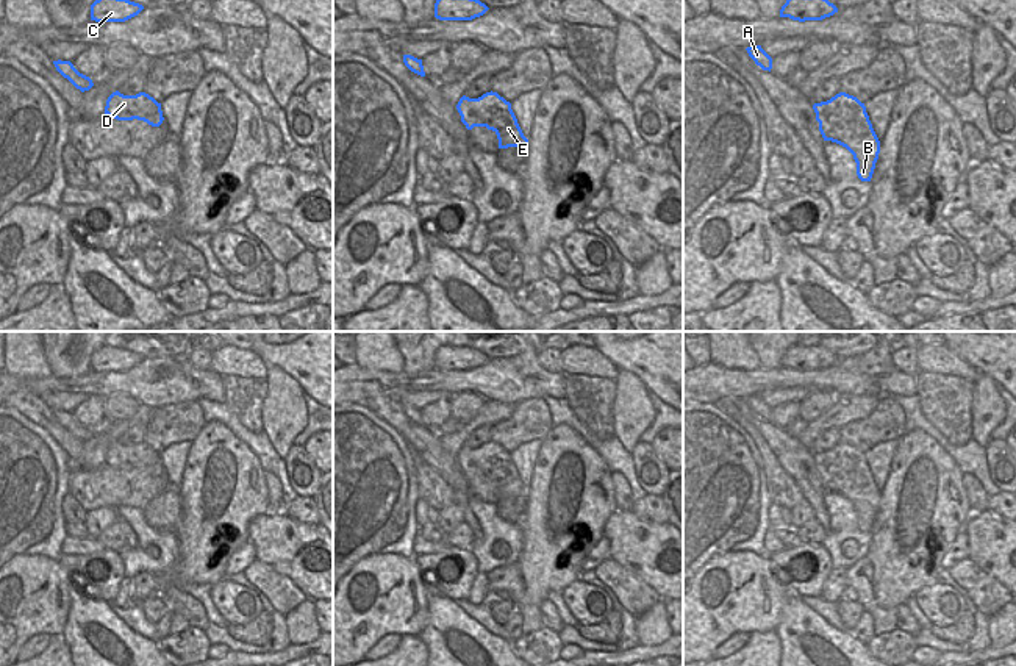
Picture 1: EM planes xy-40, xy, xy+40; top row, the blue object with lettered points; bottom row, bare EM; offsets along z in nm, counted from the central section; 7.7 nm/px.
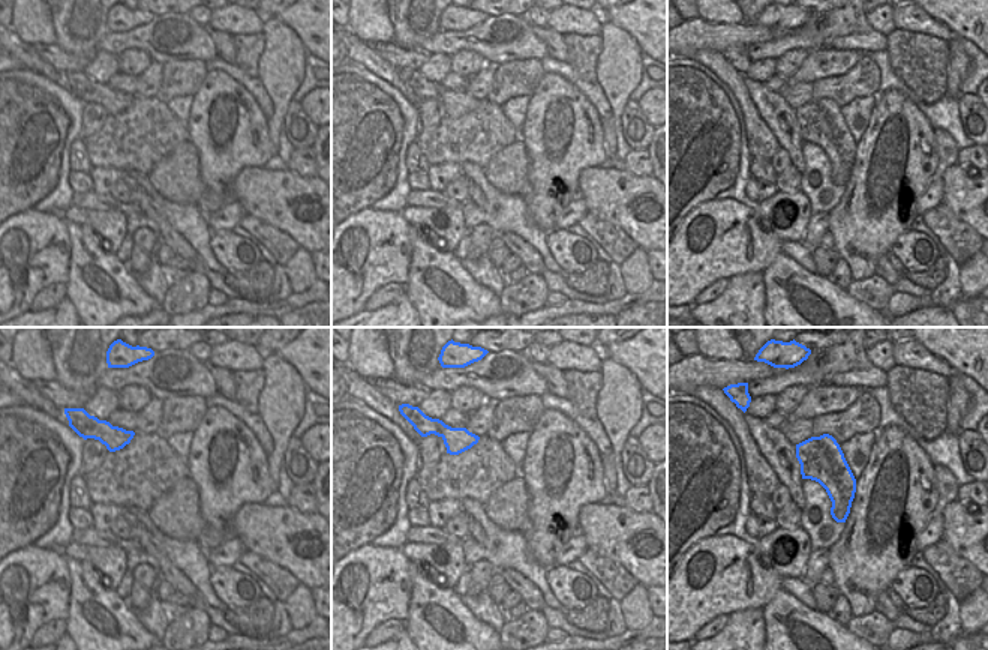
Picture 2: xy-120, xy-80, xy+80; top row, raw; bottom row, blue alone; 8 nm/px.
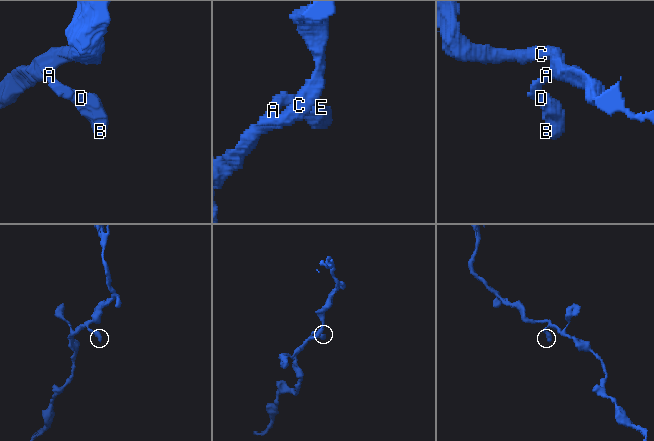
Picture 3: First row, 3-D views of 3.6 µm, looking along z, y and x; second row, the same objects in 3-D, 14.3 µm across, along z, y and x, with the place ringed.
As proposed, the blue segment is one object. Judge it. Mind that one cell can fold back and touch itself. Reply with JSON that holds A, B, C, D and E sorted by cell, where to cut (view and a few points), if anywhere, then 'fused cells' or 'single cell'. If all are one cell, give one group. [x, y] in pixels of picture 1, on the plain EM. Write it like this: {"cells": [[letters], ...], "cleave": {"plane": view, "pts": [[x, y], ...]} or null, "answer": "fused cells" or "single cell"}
{"cells": [["A", "B", "C", "D", "E"]], "cleave": null, "answer": "single cell"}

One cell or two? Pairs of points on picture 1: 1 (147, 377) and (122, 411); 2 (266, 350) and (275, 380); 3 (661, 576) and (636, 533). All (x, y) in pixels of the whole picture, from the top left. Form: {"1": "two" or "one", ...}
{"1": "two", "2": "two", "3": "one"}

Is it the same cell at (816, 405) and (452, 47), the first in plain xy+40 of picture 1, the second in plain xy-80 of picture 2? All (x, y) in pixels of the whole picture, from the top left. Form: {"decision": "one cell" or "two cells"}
{"decision": "two cells"}

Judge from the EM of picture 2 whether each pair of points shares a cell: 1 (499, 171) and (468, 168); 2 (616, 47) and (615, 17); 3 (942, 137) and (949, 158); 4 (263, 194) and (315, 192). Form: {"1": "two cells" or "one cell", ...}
{"1": "two cells", "2": "two cells", "3": "one cell", "4": "one cell"}

